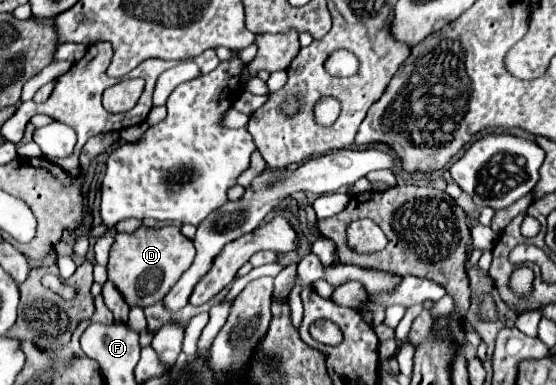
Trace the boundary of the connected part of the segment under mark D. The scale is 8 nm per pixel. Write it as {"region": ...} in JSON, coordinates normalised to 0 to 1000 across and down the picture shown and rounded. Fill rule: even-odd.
{"region":[[[254,584],[239,605],[210,605],[207,636],[196,668],[196,730],[210,740],[225,782],[239,792],[268,797],[290,782],[315,730],[344,694],[351,673],[347,626],[329,616],[322,590],[261,590]]]}

